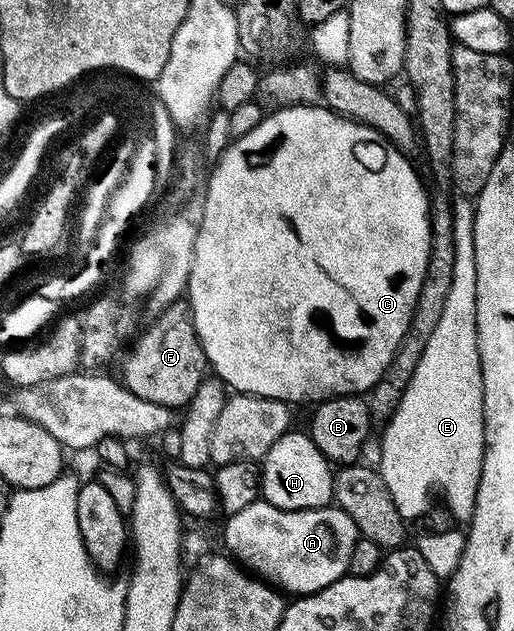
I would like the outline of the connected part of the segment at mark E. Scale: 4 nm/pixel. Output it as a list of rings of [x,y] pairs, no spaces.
[[[458,194],[451,202],[453,255],[452,284],[445,299],[444,312],[432,338],[428,339],[415,373],[404,390],[403,398],[393,416],[386,421],[382,436],[382,464],[380,471],[396,510],[402,519],[410,522],[413,516],[422,516],[430,508],[430,495],[439,492],[446,499],[456,519],[469,522],[474,516],[476,494],[480,486],[482,463],[486,453],[486,427],[482,417],[482,363],[478,353],[476,326],[476,242],[474,241],[475,205]]]

